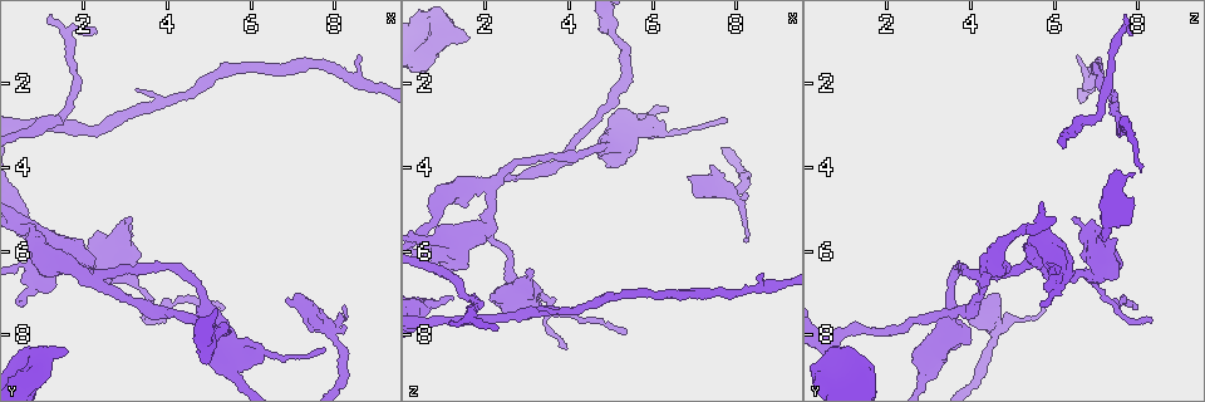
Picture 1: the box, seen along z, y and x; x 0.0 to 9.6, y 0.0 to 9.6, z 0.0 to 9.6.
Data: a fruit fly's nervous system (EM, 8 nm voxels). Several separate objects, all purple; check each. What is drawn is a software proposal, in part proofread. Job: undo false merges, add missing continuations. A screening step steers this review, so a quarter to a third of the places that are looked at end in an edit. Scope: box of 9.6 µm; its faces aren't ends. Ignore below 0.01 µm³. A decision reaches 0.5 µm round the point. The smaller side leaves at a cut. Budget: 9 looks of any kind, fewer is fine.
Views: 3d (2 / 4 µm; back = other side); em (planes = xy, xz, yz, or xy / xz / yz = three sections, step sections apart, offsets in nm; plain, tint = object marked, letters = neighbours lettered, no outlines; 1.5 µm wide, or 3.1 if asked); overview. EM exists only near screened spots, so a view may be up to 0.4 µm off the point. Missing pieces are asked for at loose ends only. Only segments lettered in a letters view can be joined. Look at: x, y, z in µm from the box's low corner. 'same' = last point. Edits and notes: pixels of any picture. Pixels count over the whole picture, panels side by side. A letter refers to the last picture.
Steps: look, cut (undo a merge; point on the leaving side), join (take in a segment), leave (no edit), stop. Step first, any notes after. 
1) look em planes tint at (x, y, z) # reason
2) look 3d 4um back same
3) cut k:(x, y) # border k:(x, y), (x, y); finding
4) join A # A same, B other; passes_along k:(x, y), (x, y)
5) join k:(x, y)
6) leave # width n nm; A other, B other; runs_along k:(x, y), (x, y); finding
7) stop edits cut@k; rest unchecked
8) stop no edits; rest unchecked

look em planes letters at (3.00, 5.25, 6.45) # an open end

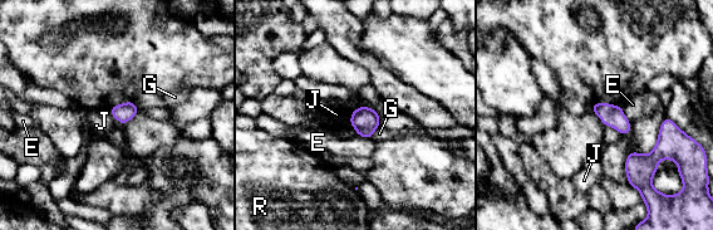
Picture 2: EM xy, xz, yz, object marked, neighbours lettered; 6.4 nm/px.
leave # longest_contact E 110 nm; E other, G other, J other, R other; border 2:(108, 109), (117, 120); none of them fits

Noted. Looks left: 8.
look em xz step 4 tint at (2.05, 6.25, 5.45) # sharp bend

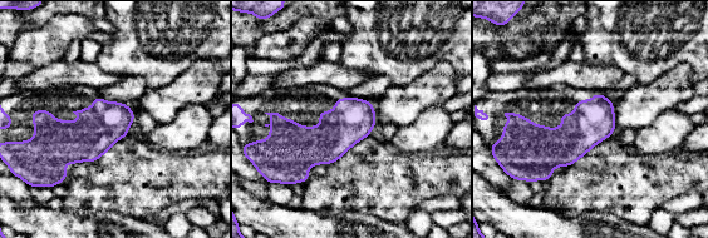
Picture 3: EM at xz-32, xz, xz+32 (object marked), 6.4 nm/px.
look em xz step 4 letters same

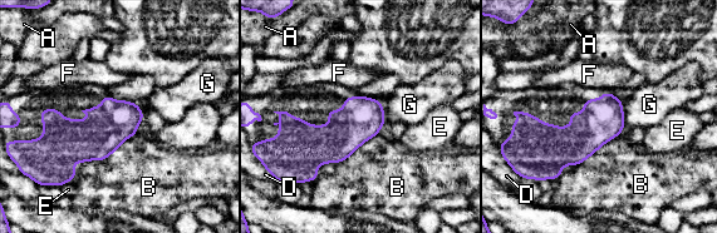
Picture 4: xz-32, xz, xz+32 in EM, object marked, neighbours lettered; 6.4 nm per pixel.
leave # A other, B other, D other, E other, F other, G other; border 4:(620, 102), (625, 124); one cell here

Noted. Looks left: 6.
look em planes tint at (1.20, 5.75, 7.10) # end of a long branch

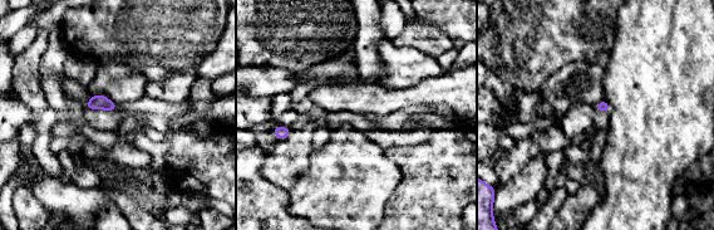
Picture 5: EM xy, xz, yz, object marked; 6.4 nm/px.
look em planes letters same

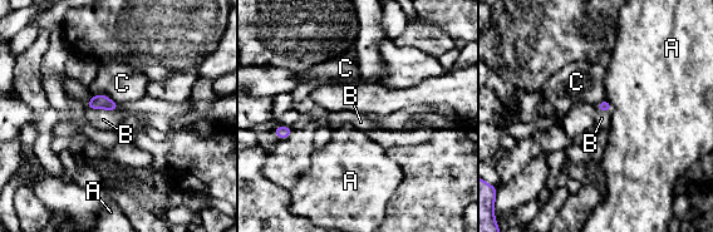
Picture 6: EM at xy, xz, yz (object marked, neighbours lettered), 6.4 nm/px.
join B # A other, B same, C other; the cell continues

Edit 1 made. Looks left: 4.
look 3d 4um at (1.60, 8.40, 0.90) # stops while still wide

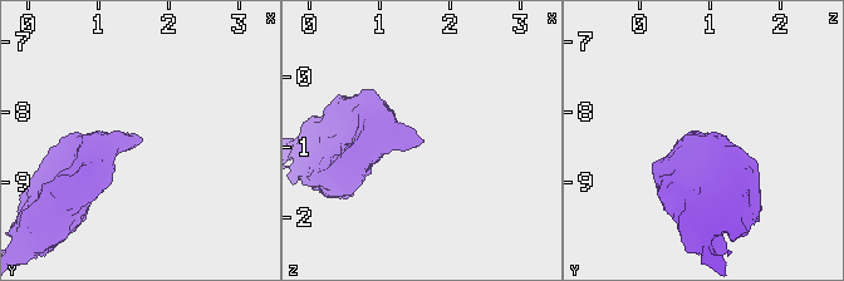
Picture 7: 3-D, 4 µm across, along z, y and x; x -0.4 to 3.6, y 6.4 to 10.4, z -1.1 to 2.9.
look em planes letters at (1.60, 8.40, 0.95) # need the tissue

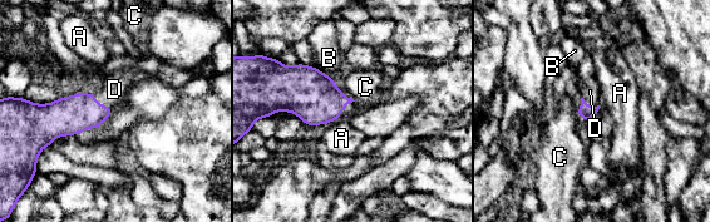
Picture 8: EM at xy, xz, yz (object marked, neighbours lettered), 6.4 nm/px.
join D # A other, B other, C other, D same; passes_along 8:(68, 116), (100, 104), (114, 89); it goes on there

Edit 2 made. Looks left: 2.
stop edits join@6, join@8; rest unchecked

